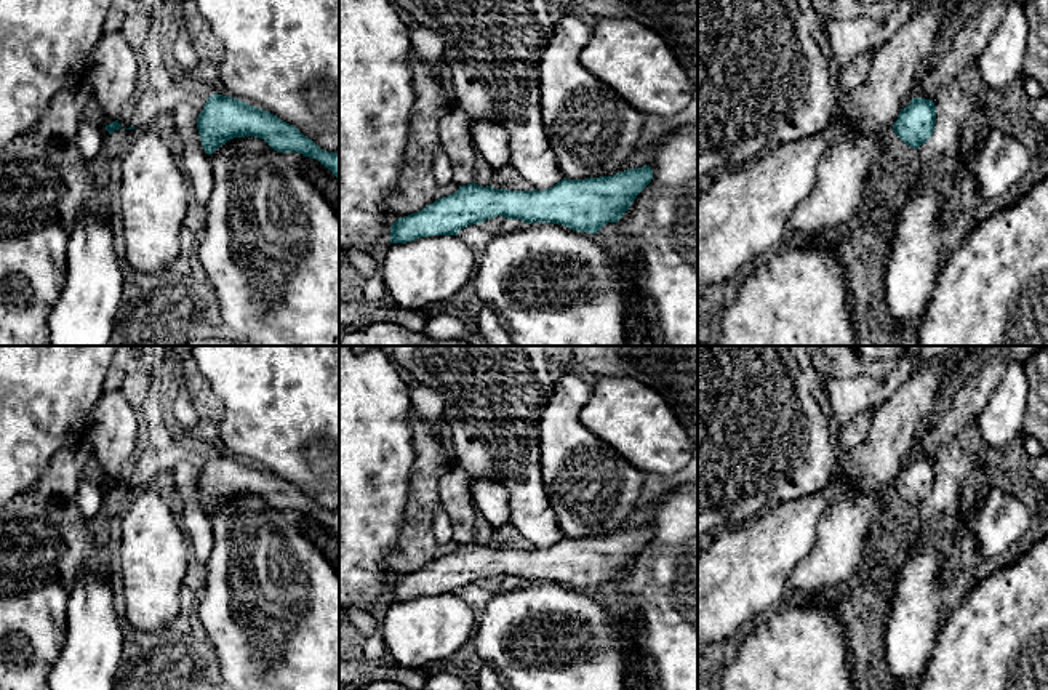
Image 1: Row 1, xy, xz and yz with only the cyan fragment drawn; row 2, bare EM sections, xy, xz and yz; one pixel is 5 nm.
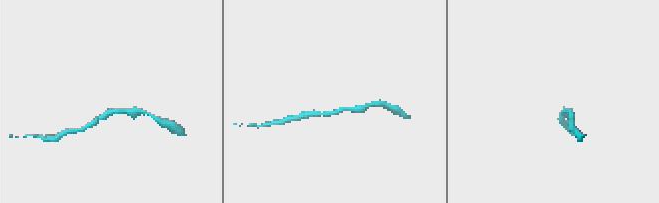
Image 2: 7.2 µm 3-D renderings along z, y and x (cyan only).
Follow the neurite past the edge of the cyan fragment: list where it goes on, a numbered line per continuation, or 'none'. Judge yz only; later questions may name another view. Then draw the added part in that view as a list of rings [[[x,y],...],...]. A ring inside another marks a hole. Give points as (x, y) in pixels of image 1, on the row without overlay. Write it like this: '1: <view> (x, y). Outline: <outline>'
none

